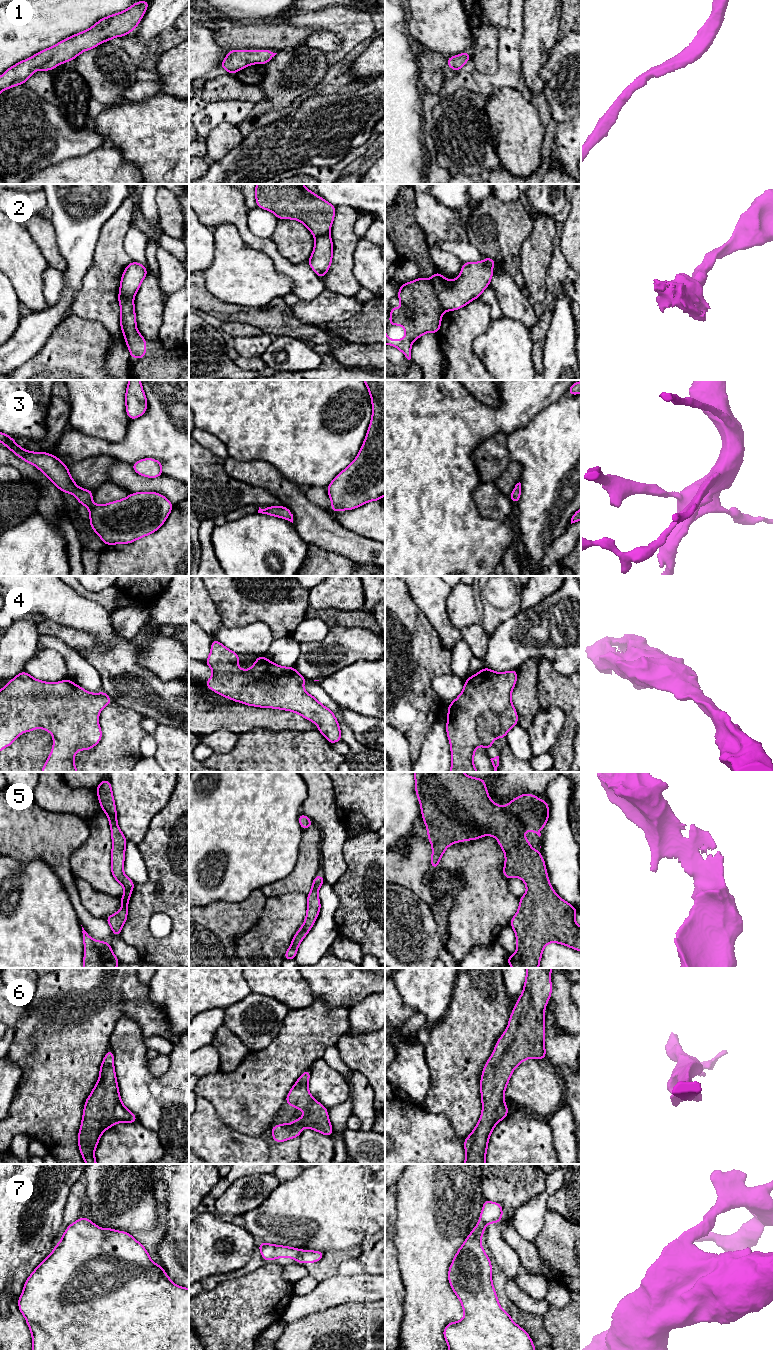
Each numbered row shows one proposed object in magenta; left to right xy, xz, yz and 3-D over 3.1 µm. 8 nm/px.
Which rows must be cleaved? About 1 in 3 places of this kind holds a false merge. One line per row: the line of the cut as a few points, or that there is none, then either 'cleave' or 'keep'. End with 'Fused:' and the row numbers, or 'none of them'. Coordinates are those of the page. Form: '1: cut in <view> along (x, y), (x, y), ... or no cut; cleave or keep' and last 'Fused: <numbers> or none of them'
1: no cut; keep
2: cut in yz along (429, 279), (437, 299), (444, 310); cleave
3: no cut; keep
4: no cut; keep
5: no cut; keep
6: no cut; keep
7: no cut; keep
Fused: 2

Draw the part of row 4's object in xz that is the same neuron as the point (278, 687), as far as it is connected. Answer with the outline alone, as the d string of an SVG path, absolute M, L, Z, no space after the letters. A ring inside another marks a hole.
M213 639L211 653L204 662L213 670L213 676L206 680L206 686L236 702L248 706L275 708L295 712L305 719L318 725L318 731L325 736L330 744L342 740L339 723L334 713L323 706L315 697L303 689L303 683L308 679L297 672L295 667L279 666L263 655L256 658L254 665L248 670L241 670L238 666L239 654L235 653L218 640Z

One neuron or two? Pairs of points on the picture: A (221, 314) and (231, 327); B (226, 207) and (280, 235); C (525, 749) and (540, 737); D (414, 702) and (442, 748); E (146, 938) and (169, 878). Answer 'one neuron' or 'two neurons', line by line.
A: two neurons
B: two neurons
C: two neurons
D: two neurons
E: one neuron

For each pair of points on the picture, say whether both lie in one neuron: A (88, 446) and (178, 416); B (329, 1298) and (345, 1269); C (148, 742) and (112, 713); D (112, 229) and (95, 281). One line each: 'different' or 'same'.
A: same
B: different
C: different
D: same

